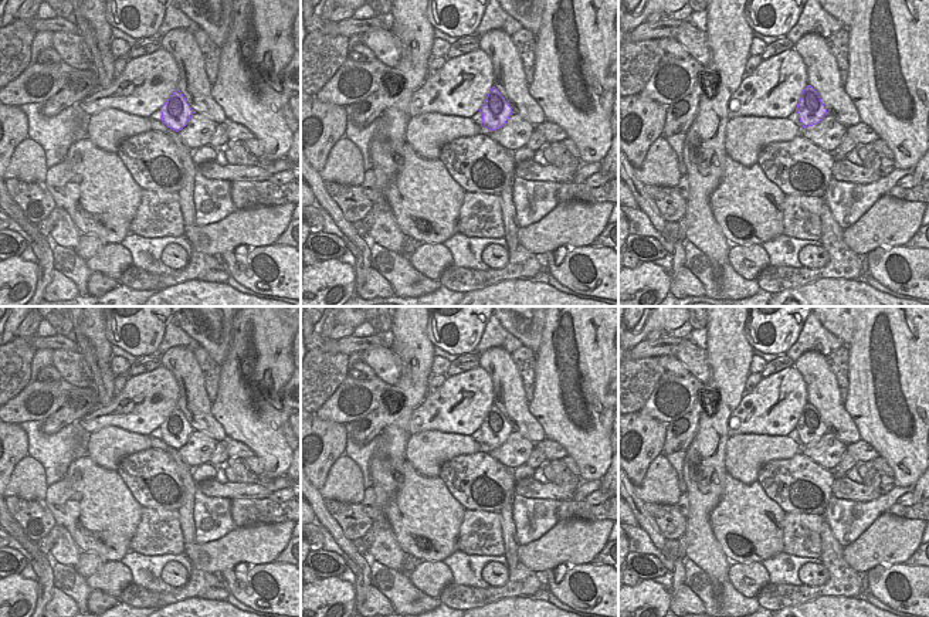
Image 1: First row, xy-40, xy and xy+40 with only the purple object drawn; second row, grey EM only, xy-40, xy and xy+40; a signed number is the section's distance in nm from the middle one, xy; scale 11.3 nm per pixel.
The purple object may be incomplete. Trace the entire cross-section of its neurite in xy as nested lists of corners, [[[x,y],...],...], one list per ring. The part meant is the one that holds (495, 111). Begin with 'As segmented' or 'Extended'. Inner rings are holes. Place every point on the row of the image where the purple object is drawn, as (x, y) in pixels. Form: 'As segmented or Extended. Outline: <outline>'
As segmented. Outline: [[[495,87],[491,88],[479,112],[482,113],[484,126],[489,130],[502,128],[513,113],[509,104]]]

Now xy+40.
As segmented. Outline: [[[811,85],[803,89],[796,112],[799,113],[803,128],[817,125],[827,115],[820,95]]]

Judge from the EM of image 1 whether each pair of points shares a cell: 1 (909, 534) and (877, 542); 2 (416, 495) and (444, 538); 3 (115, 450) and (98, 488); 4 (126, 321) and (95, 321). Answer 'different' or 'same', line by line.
1: same
2: same
3: different
4: different

